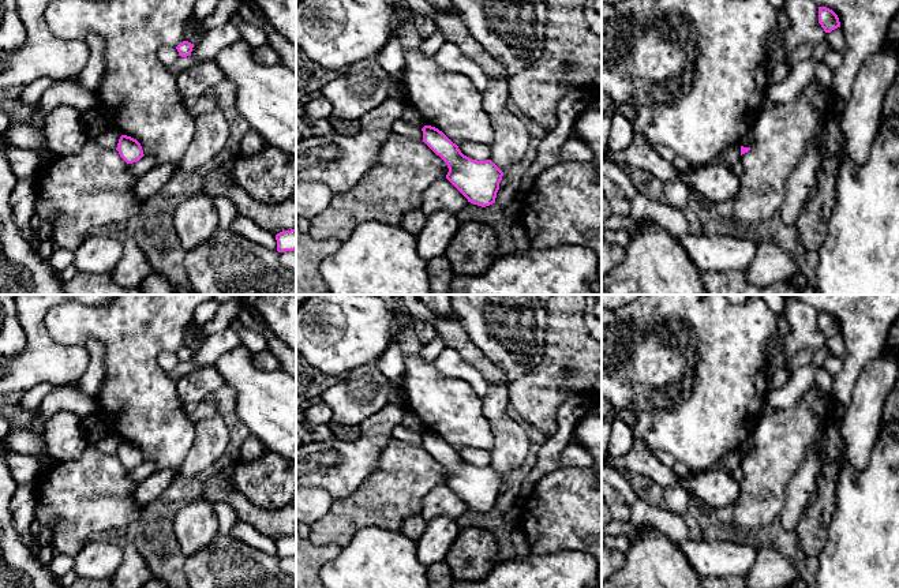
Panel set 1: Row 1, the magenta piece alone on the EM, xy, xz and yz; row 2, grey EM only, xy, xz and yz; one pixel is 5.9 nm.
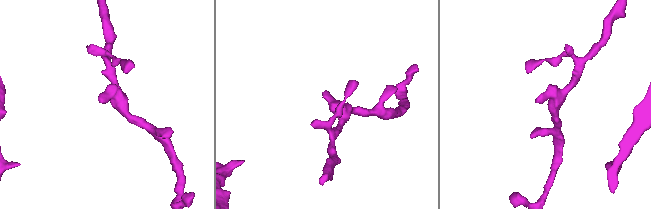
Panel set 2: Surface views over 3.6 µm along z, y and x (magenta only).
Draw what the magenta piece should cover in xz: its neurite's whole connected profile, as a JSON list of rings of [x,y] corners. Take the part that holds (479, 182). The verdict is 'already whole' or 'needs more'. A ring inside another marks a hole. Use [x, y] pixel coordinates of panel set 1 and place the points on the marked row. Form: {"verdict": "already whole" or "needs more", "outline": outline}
{"verdict": "already whole", "outline": [[[424,126],[423,142],[447,165],[446,179],[468,199],[486,207],[495,203],[503,172],[491,161],[472,160],[442,131]]]}

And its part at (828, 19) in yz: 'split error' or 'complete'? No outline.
complete

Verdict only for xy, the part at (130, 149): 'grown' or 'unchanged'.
unchanged

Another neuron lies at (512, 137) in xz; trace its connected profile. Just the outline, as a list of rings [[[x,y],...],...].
[[[488,78],[482,100],[494,128],[494,139],[490,145],[491,161],[505,173],[525,157],[531,132],[524,119],[507,108],[507,79]]]

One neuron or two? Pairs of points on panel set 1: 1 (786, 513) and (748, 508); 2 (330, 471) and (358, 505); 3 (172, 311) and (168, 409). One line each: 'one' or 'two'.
1: two
2: two
3: one

